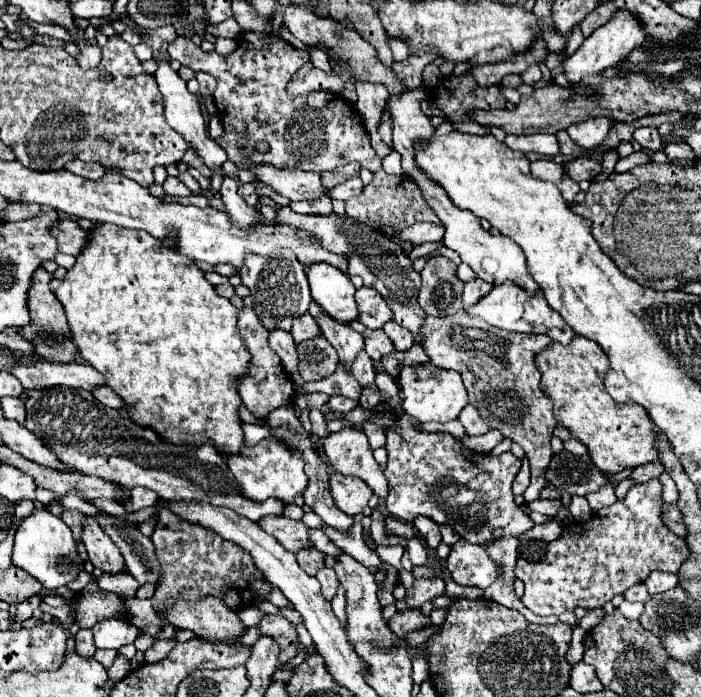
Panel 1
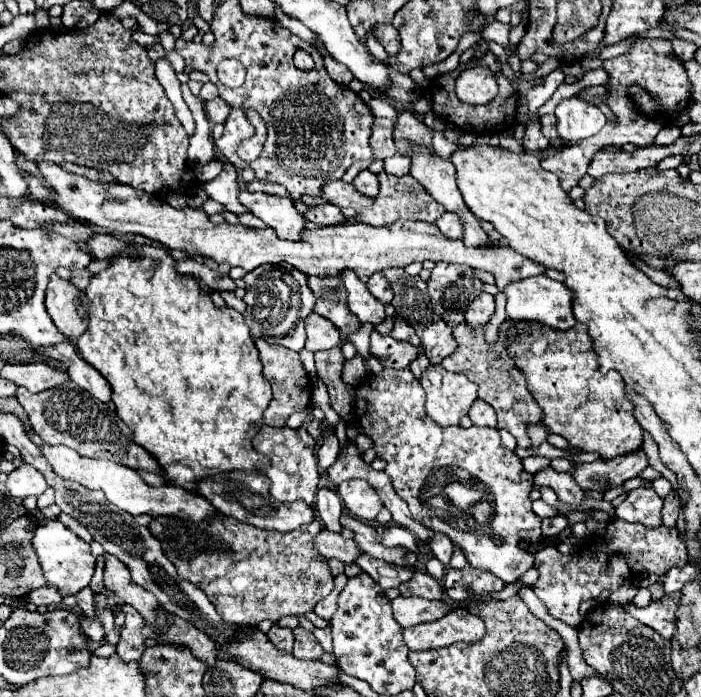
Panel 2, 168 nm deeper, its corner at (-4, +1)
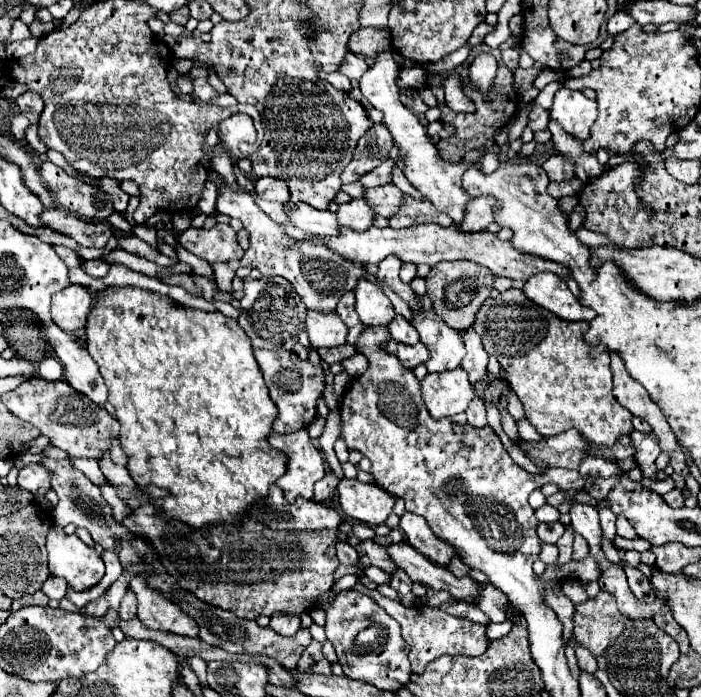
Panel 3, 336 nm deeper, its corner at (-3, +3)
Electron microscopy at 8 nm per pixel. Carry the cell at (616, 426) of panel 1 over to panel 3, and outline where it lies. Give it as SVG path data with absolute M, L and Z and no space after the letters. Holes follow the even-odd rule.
M521 289L489 297L473 321L485 351L499 359L507 383L523 403L525 417L543 437L575 427L591 443L613 447L619 435L633 431L633 415L613 397L609 349L589 345L583 339L587 327L587 321L573 323L551 315L527 299Z

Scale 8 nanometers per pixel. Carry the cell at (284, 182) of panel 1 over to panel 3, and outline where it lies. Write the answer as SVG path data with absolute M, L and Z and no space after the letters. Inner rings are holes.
M393 183L375 187L375 189L367 189L365 197L369 199L371 207L375 207L375 213L387 219L391 219L403 203L403 193Z

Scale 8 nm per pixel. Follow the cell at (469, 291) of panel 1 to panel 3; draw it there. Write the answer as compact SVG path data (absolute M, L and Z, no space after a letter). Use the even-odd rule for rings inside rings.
M467 329L463 337L465 337L463 343L465 343L465 349L467 349L467 355L465 355L463 363L461 363L461 369L467 371L469 383L475 389L477 383L481 383L485 373L487 373L487 359L489 359L489 355L483 349L483 343L481 343L479 335L475 335L473 329Z

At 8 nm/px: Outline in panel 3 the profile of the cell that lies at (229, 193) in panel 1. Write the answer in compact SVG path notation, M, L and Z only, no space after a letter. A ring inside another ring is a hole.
M301 203L301 205L295 205L291 211L287 211L287 217L295 227L321 237L337 237L341 233L337 215L331 211L319 211Z

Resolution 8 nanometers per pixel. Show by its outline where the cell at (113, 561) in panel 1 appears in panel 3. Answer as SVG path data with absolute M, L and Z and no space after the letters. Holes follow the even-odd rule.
M133 579L129 585L139 601L137 607L137 617L141 623L149 629L159 629L159 631L169 631L175 635L185 635L185 637L197 637L199 627L193 617L189 617L177 603L167 599L165 595L159 595L155 591L147 591L139 579Z

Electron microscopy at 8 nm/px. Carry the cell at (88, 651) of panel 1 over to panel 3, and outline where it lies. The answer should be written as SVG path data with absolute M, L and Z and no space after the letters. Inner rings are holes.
M101 595L101 597L97 597L95 601L89 601L89 603L85 605L85 613L87 613L89 617L95 617L95 619L103 619L105 613L107 613L107 609L109 609L109 601L105 599L105 595Z

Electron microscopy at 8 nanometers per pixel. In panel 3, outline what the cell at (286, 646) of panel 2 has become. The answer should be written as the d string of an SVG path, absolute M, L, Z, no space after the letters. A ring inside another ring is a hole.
M275 613L271 615L271 625L273 631L279 631L279 635L293 635L295 631L299 631L301 627L301 619L299 615L283 615L283 613Z

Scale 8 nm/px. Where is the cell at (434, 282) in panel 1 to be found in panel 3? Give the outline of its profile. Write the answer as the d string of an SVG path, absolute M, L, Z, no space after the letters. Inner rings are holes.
M447 261L431 267L429 275L425 277L427 281L427 293L433 303L435 313L451 327L451 329L469 329L475 313L483 305L483 301L491 295L493 289L493 279L495 275L487 271L487 267L471 261Z

